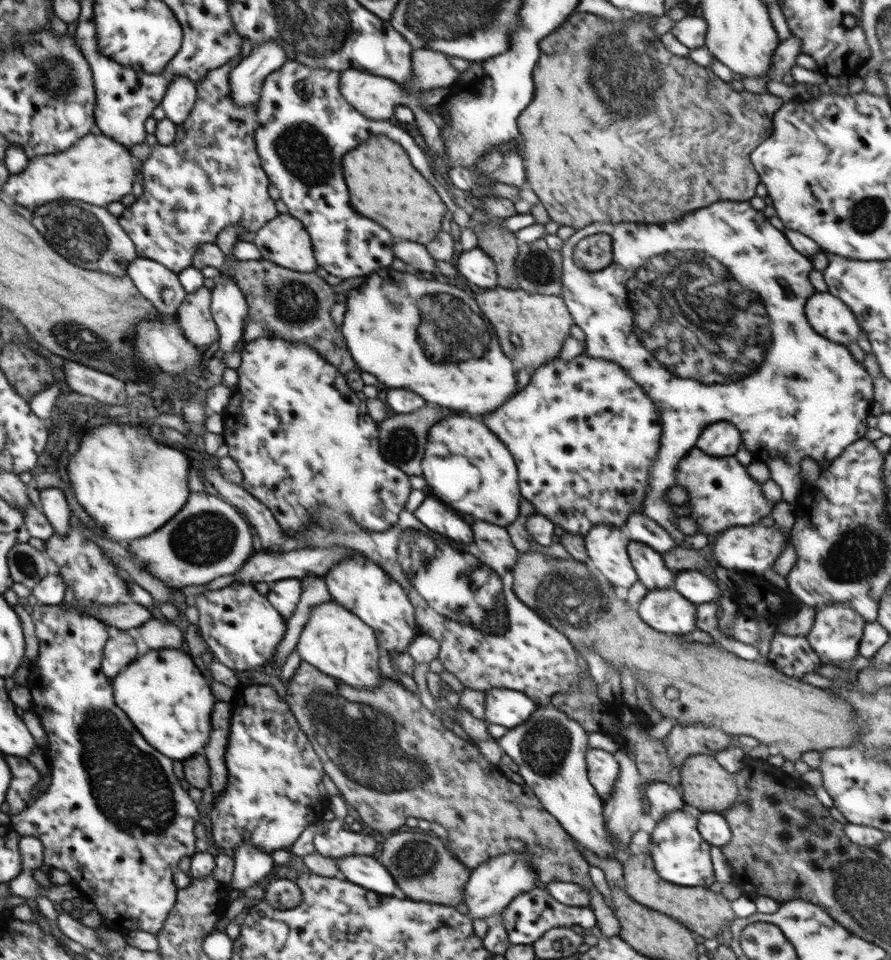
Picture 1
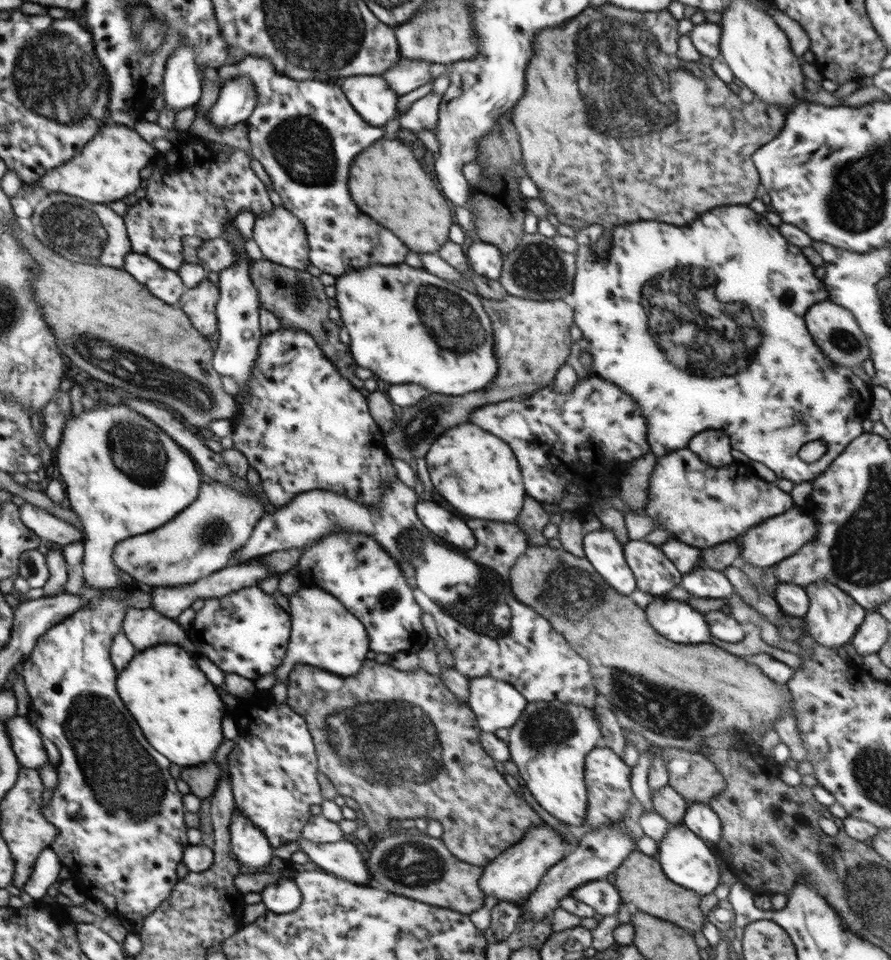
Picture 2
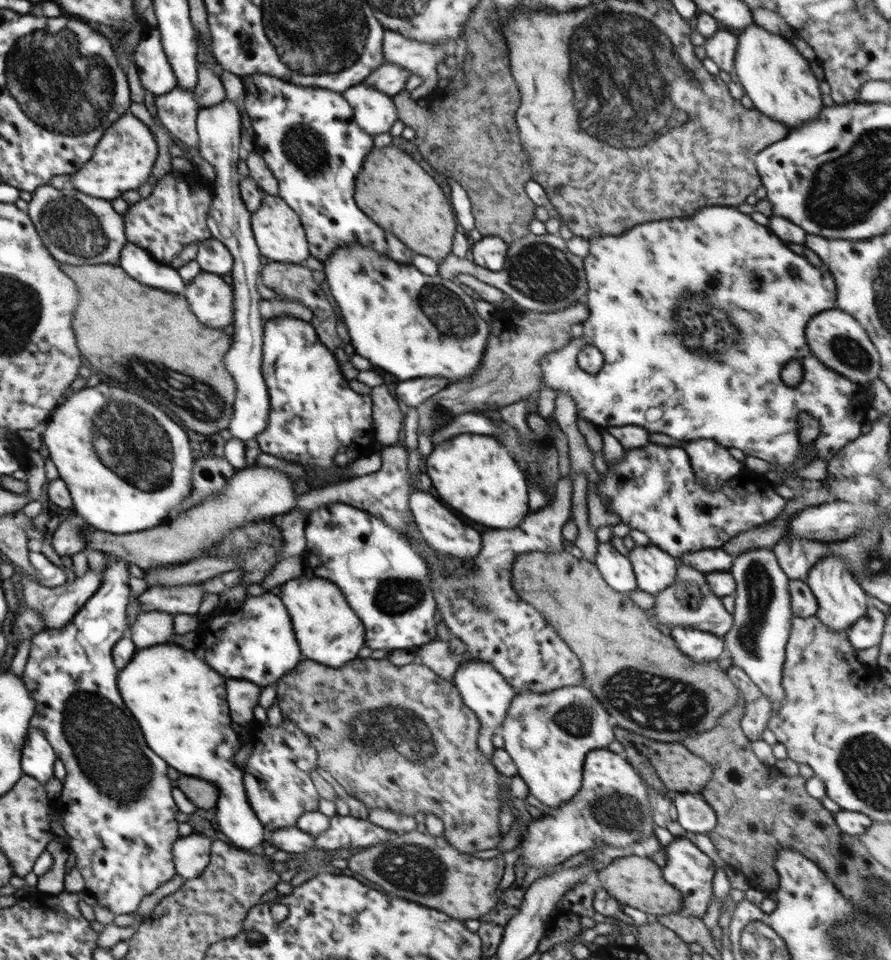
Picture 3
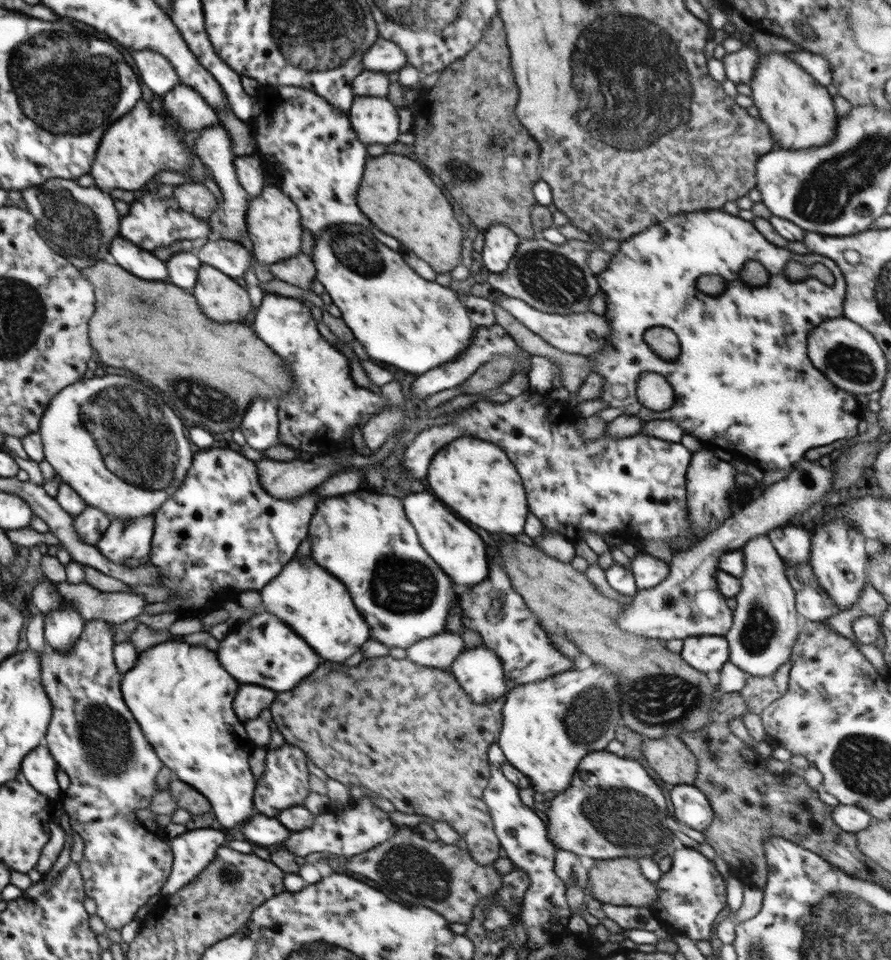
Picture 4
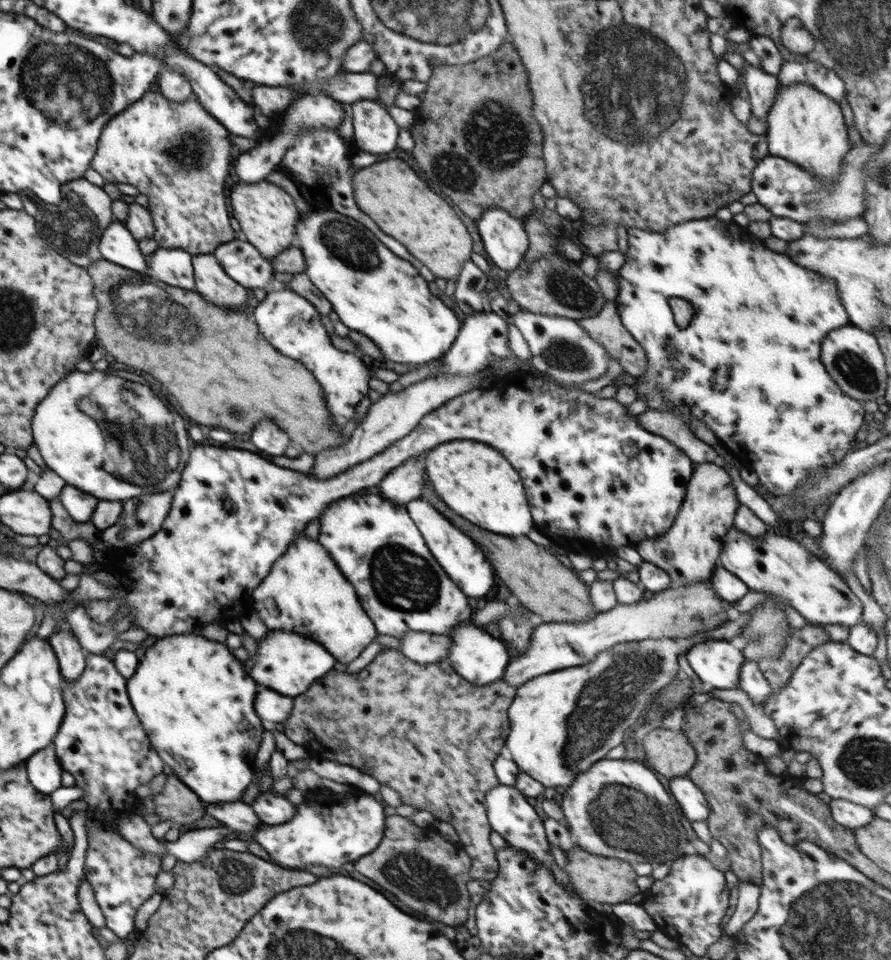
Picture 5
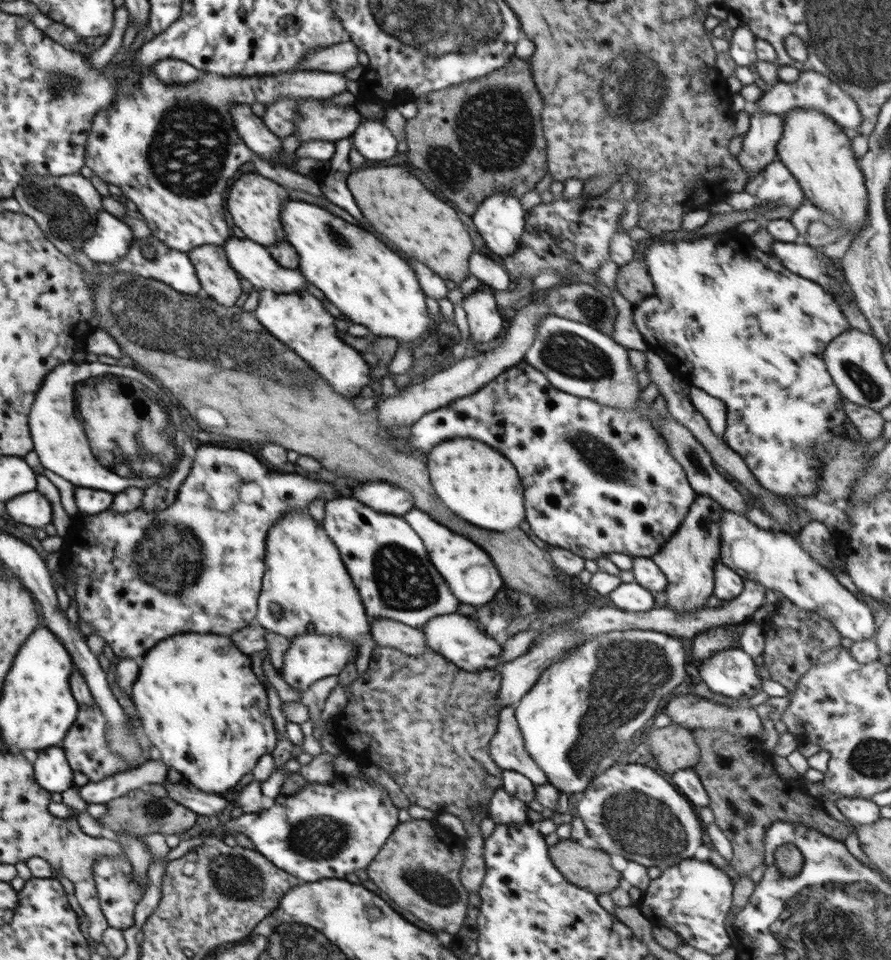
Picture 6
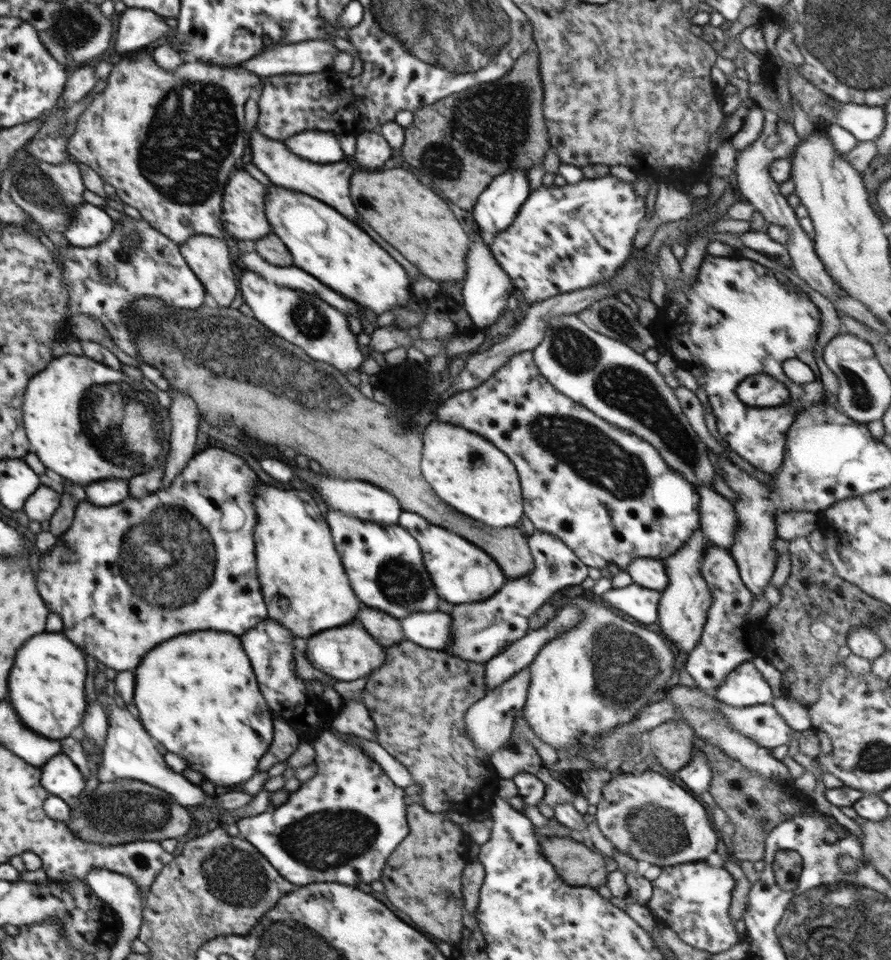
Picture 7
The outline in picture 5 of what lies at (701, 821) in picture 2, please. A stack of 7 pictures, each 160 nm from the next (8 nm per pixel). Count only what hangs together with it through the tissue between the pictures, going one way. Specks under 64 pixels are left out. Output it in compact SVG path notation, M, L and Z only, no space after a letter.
M687 776L670 780L670 792L681 808L682 814L692 823L707 821L710 816L709 802L700 788Z

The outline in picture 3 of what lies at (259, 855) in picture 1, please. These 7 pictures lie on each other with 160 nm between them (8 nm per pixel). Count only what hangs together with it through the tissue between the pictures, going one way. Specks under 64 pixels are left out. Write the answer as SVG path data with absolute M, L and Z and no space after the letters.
M157 644L137 649L132 660L118 673L117 687L125 705L132 710L142 726L146 744L172 768L181 774L198 777L218 787L218 800L215 806L218 827L228 838L233 848L243 852L260 851L265 841L265 829L248 802L244 788L243 770L234 764L232 757L240 751L242 744L239 733L232 729L228 704L226 704L226 677L218 676L204 660L200 660L192 650L196 648L178 644Z

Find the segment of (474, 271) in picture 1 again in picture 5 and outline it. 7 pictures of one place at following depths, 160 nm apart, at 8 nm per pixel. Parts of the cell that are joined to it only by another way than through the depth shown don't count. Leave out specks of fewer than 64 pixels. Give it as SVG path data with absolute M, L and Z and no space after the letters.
M490 207L483 212L476 224L483 239L484 248L489 254L490 262L507 272L516 270L529 247L529 238L525 231L524 220L513 217L500 207Z

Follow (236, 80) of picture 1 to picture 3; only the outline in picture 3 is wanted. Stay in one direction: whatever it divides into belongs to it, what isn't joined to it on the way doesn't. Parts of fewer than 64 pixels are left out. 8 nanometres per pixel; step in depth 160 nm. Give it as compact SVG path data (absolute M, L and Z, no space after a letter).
M224 99L220 104L203 108L197 114L197 133L199 138L198 152L208 161L216 172L213 199L209 206L207 227L211 236L218 239L234 257L232 290L234 290L234 314L231 324L234 326L232 345L225 353L226 368L236 383L236 398L232 418L227 430L238 440L252 440L263 434L268 426L270 413L269 387L262 374L264 318L260 315L262 298L256 288L263 264L260 261L259 248L251 227L251 212L248 212L243 201L240 183L242 176L238 173L237 163L242 158L240 136L242 122L240 109L234 101Z

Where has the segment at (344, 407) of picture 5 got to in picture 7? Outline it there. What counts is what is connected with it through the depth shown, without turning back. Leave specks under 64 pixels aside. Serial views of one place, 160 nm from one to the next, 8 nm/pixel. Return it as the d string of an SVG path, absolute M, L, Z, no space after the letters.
M243 269L240 274L242 299L254 313L254 318L267 326L275 336L302 348L312 359L334 367L342 375L359 368L365 352L348 326L346 315L329 306L315 295L302 290L280 288L258 273Z

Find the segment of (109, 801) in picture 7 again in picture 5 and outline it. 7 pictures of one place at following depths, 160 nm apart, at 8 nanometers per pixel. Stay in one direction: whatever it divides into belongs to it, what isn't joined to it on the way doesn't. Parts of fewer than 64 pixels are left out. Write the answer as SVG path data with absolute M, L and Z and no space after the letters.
M175 775L168 776L164 789L153 797L153 802L161 821L172 820L176 826L190 824L206 814L201 798Z

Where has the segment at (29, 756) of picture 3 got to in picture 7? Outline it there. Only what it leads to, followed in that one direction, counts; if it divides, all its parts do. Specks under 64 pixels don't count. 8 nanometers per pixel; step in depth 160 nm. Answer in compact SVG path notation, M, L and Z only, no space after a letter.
M62 752L48 760L41 768L41 786L50 795L67 802L70 809L76 808L86 782L76 764Z

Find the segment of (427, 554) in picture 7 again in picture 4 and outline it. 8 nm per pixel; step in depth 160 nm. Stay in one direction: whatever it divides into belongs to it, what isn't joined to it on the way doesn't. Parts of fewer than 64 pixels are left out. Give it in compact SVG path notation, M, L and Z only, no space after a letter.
M423 490L420 494L412 492L402 501L408 520L417 530L422 548L456 584L474 586L487 579L490 560L486 554L486 544L472 528L460 522L450 510L446 510L444 504L440 504L432 494L426 494Z

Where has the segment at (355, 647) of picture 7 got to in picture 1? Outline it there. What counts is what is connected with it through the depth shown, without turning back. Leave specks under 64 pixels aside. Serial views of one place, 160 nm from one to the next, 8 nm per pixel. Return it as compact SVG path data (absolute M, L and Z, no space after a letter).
M234 582L224 588L204 591L195 599L199 612L197 628L218 662L232 670L261 670L271 664L284 638L285 618L254 584Z

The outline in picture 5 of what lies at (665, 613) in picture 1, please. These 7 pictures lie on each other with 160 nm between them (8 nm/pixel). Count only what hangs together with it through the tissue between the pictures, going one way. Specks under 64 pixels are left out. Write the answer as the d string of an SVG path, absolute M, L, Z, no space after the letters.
M706 640L687 650L686 658L698 678L713 688L739 688L743 652L730 641Z

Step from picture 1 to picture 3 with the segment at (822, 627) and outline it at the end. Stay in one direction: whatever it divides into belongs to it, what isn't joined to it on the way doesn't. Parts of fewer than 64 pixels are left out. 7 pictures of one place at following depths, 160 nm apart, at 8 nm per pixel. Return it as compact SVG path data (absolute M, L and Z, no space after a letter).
M840 556L820 559L811 569L807 578L808 586L817 598L818 610L815 614L823 625L833 631L848 631L851 624L861 619L868 608L868 595L847 568L847 562Z

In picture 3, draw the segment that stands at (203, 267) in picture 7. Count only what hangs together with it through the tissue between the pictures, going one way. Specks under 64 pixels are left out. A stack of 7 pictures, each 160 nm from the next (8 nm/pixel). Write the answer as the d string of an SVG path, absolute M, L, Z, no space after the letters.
M200 272L184 294L192 313L208 328L223 329L233 321L234 290L220 275Z

